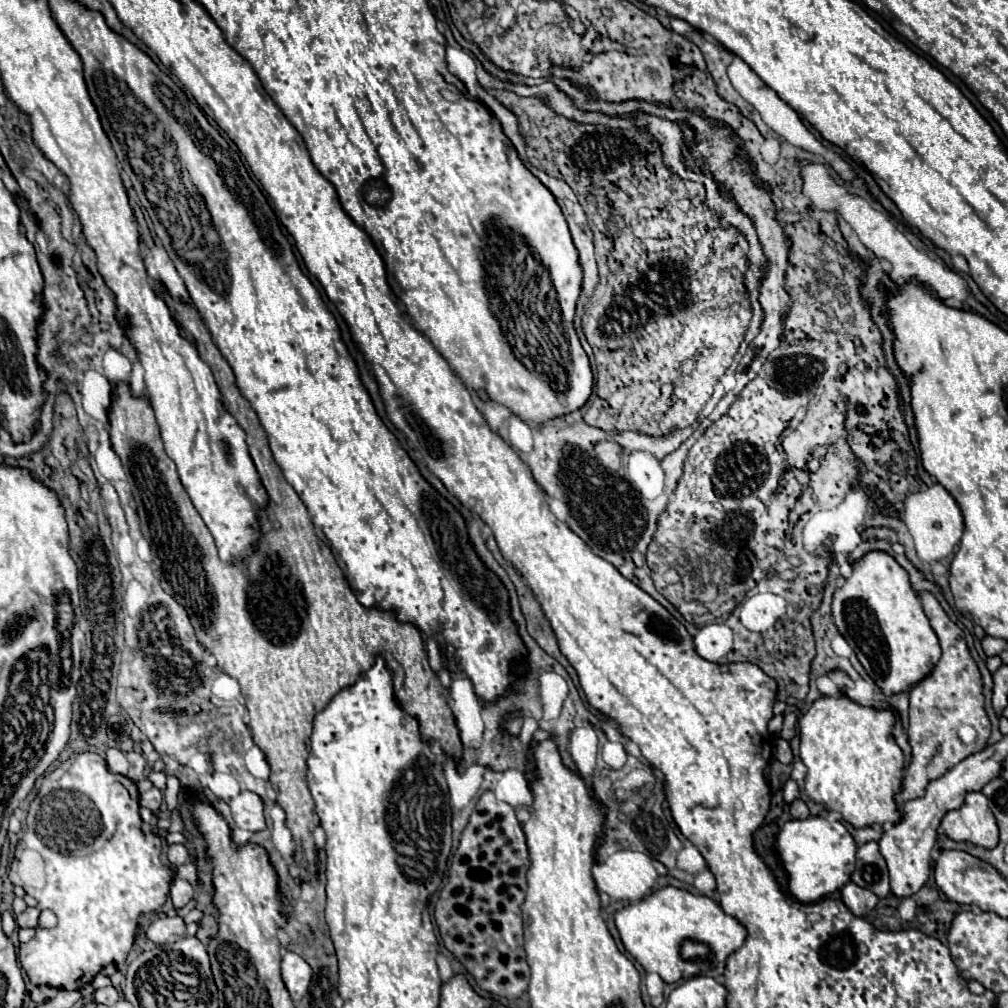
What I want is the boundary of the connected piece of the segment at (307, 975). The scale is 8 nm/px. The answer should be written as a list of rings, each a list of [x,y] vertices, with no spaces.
[[[284,952],[284,956],[282,956],[282,978],[284,978],[284,984],[290,992],[290,996],[294,998],[294,1002],[298,1002],[310,986],[312,968],[302,956],[298,956],[294,952]]]

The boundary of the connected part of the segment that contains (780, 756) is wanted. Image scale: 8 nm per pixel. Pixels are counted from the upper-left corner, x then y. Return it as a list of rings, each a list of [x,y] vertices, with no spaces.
[[[778,740],[776,742],[776,748],[774,748],[774,756],[776,756],[776,760],[780,760],[782,764],[792,764],[792,750],[790,750],[790,744],[786,742],[786,740]]]

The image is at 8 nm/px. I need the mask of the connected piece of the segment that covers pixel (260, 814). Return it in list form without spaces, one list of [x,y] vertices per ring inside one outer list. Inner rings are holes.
[[[240,792],[236,798],[228,802],[232,820],[238,828],[250,830],[250,832],[260,832],[266,828],[264,822],[264,802],[258,794],[254,792]]]

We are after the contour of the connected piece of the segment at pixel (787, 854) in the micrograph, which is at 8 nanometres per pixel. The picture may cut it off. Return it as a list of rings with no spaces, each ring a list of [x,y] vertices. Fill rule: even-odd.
[[[822,816],[786,822],[776,838],[776,848],[788,872],[790,892],[804,904],[836,896],[850,882],[858,850],[852,834],[842,822],[830,822]]]

